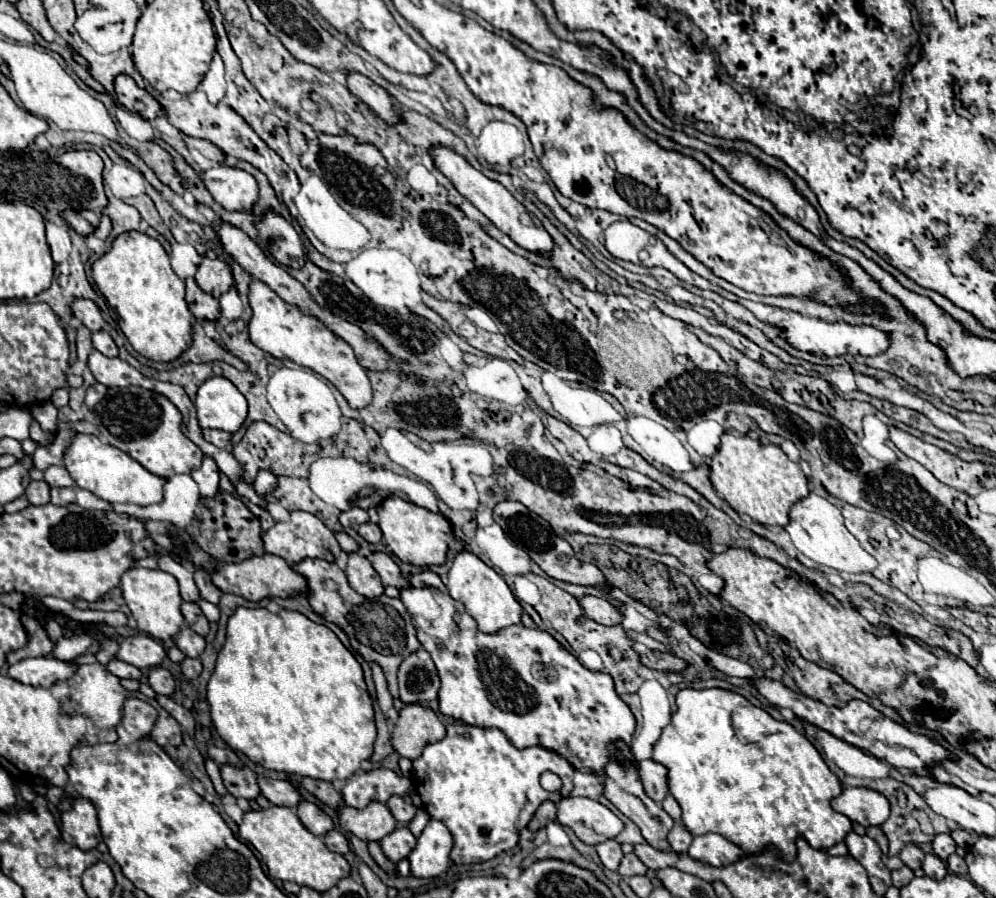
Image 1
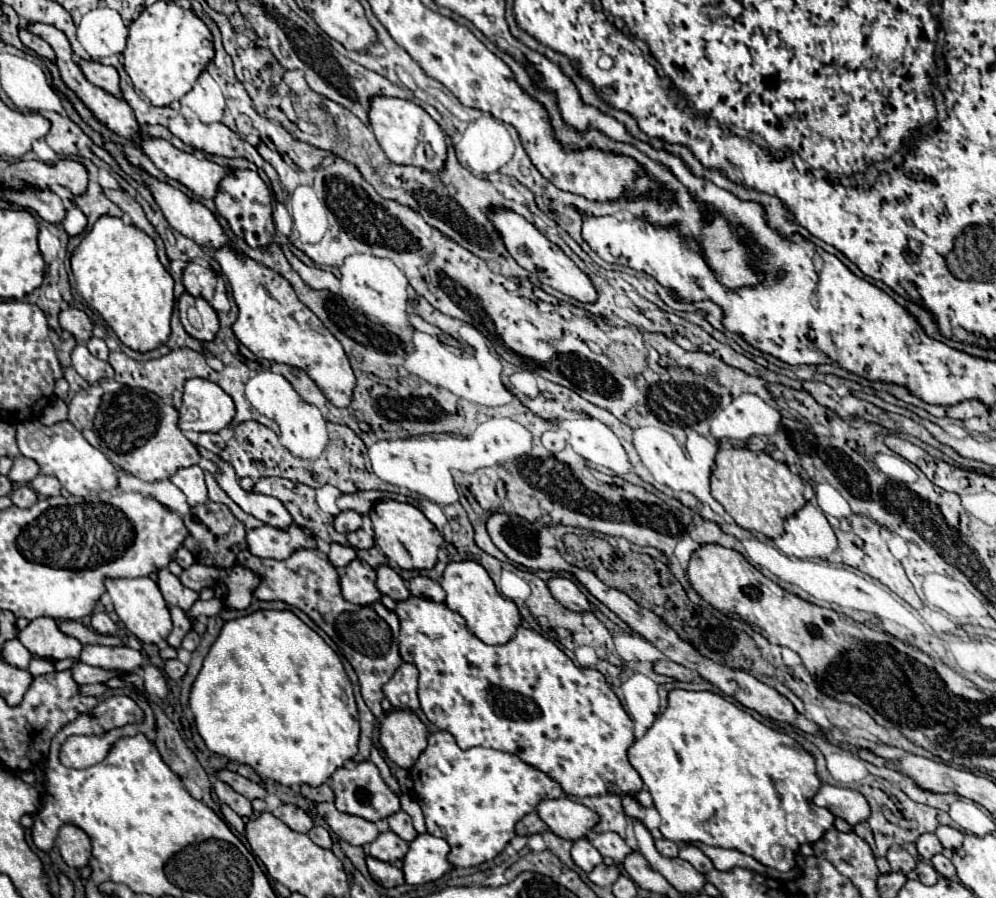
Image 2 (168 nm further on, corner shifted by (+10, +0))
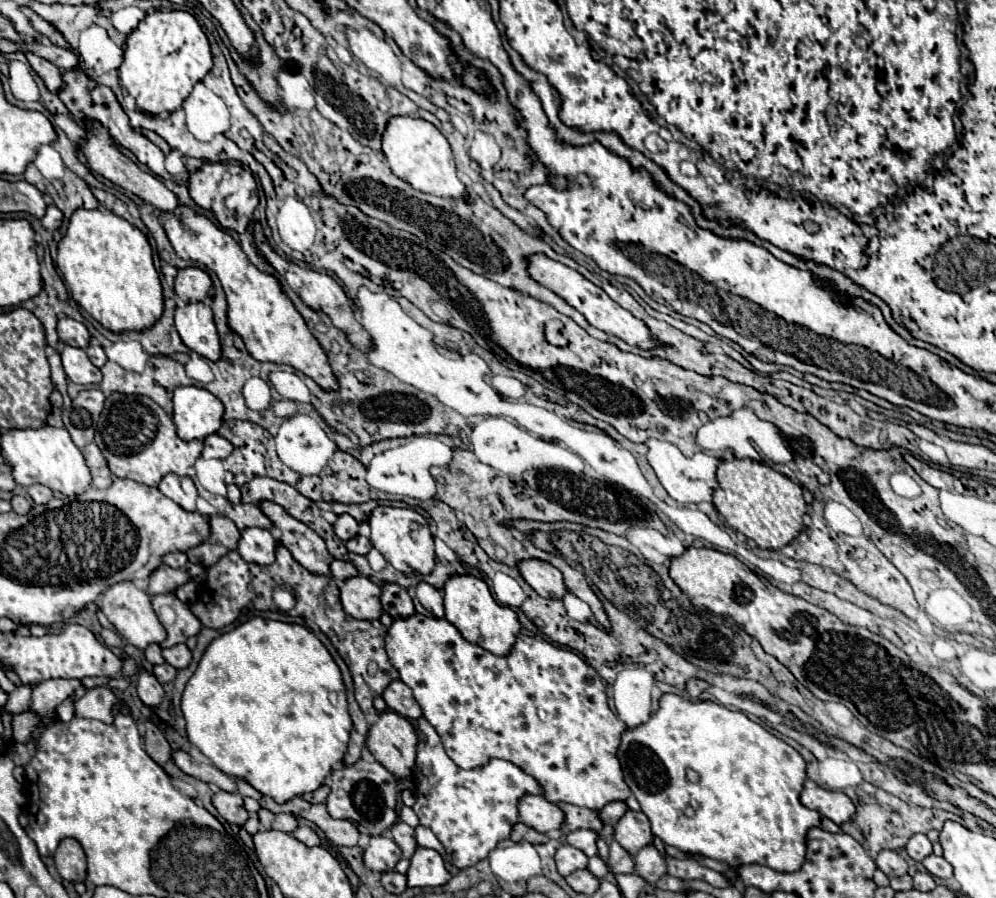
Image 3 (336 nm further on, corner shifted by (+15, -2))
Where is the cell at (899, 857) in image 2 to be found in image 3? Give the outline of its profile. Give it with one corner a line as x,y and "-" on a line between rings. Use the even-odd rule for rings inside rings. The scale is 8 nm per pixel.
883,850
883,852
877,856
875,862
877,862
877,866
879,866
889,878
907,874
907,862
905,862
895,850

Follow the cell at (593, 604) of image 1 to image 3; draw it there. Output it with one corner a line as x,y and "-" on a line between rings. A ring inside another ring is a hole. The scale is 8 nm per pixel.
523,560
519,566
521,576
527,580
527,584
547,600
561,600
565,596
567,586
563,580
563,574
551,566
549,562
541,560

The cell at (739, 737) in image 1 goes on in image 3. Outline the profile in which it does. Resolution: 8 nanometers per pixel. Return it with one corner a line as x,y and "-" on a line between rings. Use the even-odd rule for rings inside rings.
663,694
659,710
649,722
623,732
617,754
627,786
641,804
641,812
649,818
653,834
665,844
731,866
761,864
777,872
801,868
807,830
821,826
819,812
805,808
799,800
807,780
805,760
801,760
795,748
775,738
743,712
729,710
711,700
691,702
679,694

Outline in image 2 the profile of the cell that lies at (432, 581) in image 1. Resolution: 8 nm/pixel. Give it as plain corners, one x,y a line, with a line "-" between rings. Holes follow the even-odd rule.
428,576
412,578
408,588
410,588
412,596
422,596
422,598
428,598
428,600
434,600
434,602
444,602
444,598
446,598
442,586

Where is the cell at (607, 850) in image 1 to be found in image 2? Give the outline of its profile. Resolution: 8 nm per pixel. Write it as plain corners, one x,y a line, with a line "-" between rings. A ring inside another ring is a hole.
580,838
572,844
572,860
576,862
576,866
580,866
584,872
590,872
594,866
598,866
602,862
602,856
598,854
598,850
594,850
594,846
590,846
590,842
586,842
586,838

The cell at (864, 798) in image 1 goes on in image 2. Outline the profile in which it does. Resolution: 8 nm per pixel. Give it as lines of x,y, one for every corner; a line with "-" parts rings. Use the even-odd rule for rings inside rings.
822,784
820,790
816,792
816,796
812,798
812,802
816,806
826,808
834,816
844,818
850,826
864,822
870,816
870,806
868,806
866,798
860,792
850,790
850,788

